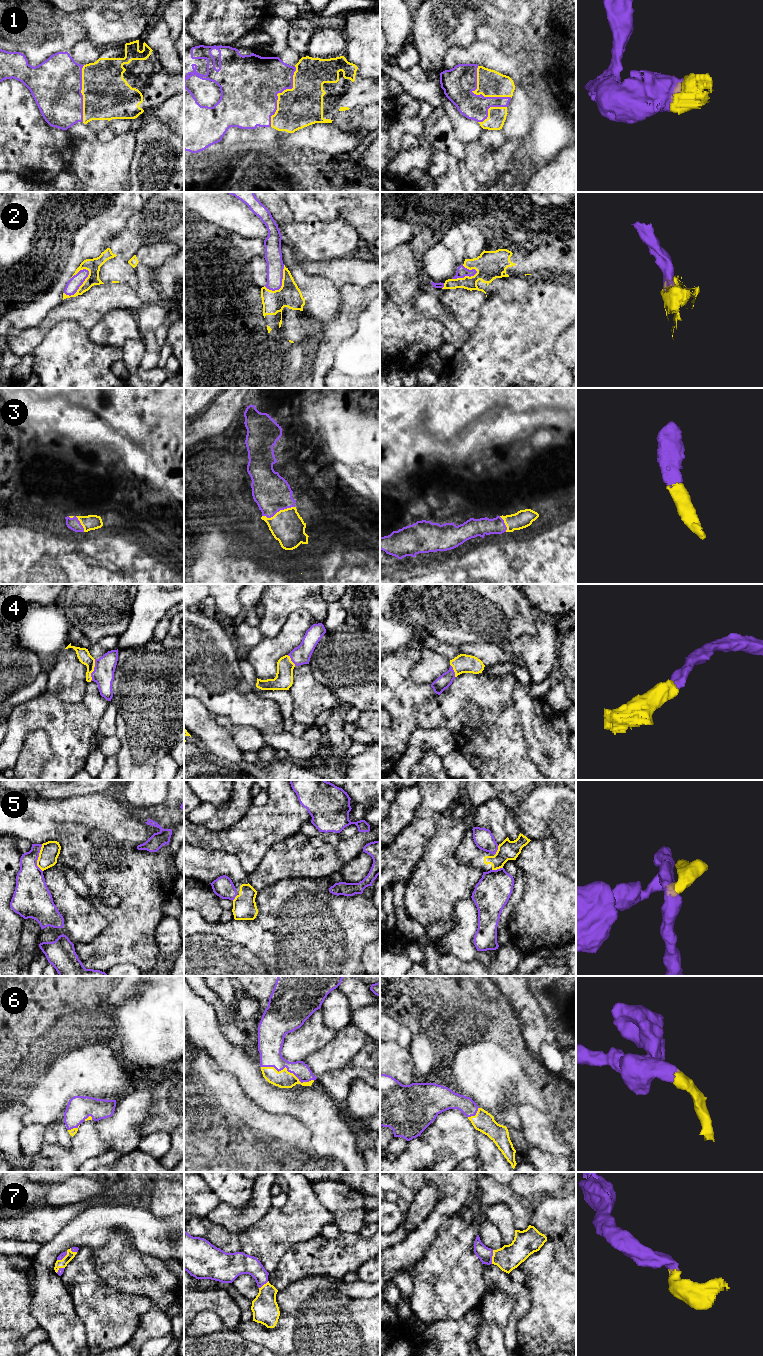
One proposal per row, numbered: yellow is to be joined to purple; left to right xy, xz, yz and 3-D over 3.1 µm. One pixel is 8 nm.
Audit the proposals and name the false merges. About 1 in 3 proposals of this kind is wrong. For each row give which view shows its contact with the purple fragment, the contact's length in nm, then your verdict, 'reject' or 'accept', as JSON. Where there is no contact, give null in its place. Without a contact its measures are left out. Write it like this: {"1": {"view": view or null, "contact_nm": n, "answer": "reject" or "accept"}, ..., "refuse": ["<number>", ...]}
{"1": {"view": "xz", "contact_nm": 550, "answer": "accept"}, "2": {"view": "xy", "contact_nm": 280, "answer": "accept"}, "3": {"view": "xz", "contact_nm": 280, "answer": "accept"}, "4": {"view": "xy", "contact_nm": 180, "answer": "accept"}, "5": {"view": "xy", "contact_nm": 220, "answer": "reject"}, "6": {"view": "xz", "contact_nm": 440, "answer": "accept"}, "7": {"view": "yz", "contact_nm": 110, "answer": "accept"}, "refuse": ["5"]}

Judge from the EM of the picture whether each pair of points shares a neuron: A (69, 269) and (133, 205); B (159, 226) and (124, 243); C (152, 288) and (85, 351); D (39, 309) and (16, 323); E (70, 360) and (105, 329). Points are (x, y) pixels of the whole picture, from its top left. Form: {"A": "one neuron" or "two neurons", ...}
{"A": "one neuron", "B": "one neuron", "C": "two neurons", "D": "one neuron", "E": "two neurons"}

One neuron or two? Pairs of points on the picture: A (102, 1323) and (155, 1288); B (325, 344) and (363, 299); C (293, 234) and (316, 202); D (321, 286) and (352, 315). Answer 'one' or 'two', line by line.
A: two
B: one
C: two
D: two

